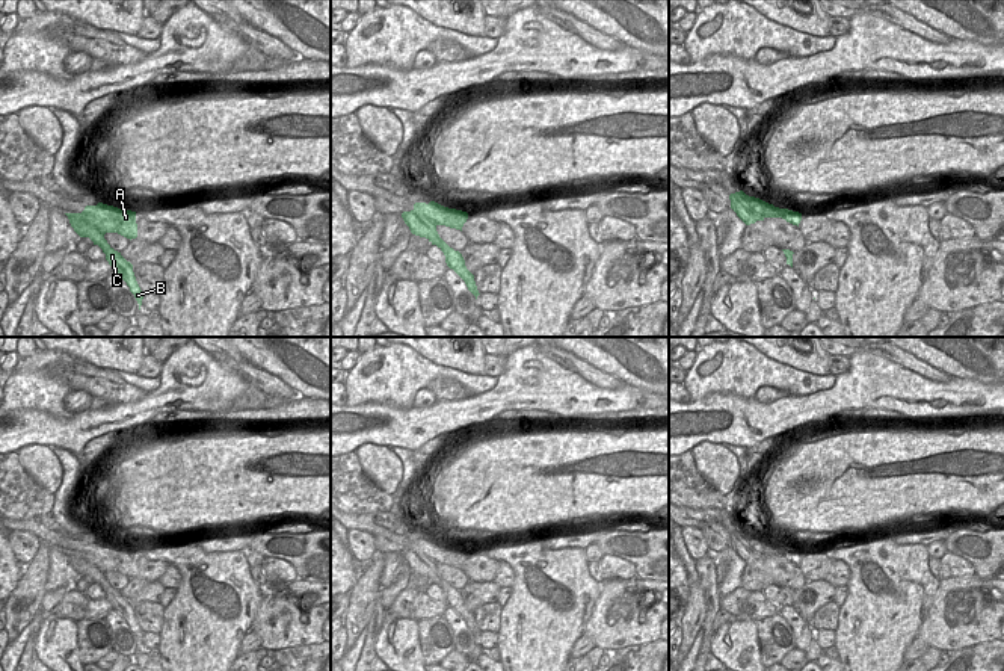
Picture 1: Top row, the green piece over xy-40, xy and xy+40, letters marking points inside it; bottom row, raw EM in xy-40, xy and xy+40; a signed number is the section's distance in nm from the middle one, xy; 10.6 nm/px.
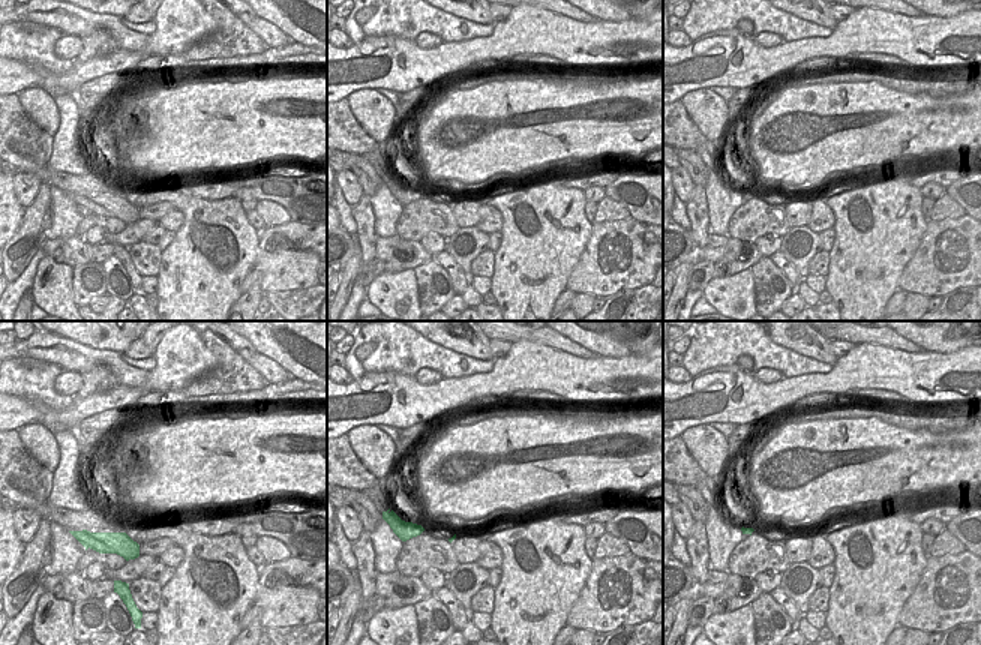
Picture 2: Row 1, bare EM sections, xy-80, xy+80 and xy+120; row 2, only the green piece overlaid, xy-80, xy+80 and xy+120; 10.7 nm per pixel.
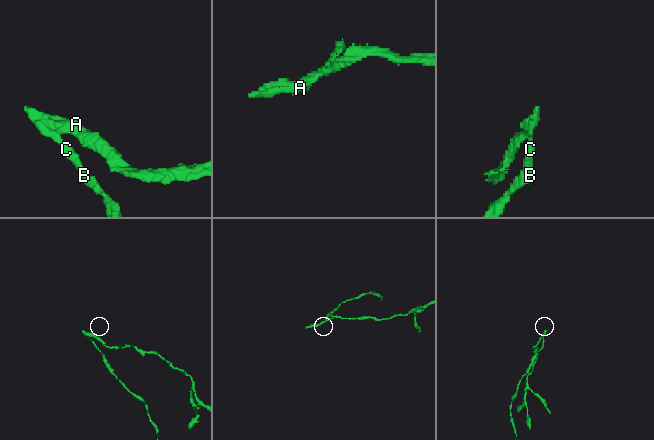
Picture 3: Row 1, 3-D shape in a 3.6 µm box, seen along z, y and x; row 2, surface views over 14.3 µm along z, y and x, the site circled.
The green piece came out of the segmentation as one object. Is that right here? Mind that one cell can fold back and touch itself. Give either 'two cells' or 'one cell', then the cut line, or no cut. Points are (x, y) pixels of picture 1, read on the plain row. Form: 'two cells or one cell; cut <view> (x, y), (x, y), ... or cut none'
two cells; cut xy-40 (68, 553), (88, 559), (103, 573)

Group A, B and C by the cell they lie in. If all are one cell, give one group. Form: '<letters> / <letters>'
A / B C

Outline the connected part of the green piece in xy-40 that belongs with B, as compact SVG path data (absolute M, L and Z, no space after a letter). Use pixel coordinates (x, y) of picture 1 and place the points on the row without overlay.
M68 555L68 558L71 565L80 576L89 576L94 583L98 583L103 588L103 591L106 592L106 598L109 600L112 608L118 611L130 626L130 630L134 633L140 648L143 632L136 620L133 603L107 582L104 573L98 567L83 559L82 556Z

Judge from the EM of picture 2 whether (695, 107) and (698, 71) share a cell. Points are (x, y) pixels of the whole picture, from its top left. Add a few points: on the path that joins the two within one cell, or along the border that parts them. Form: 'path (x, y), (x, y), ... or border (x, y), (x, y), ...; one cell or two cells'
border (708, 87), (689, 90), (680, 99); two cells

